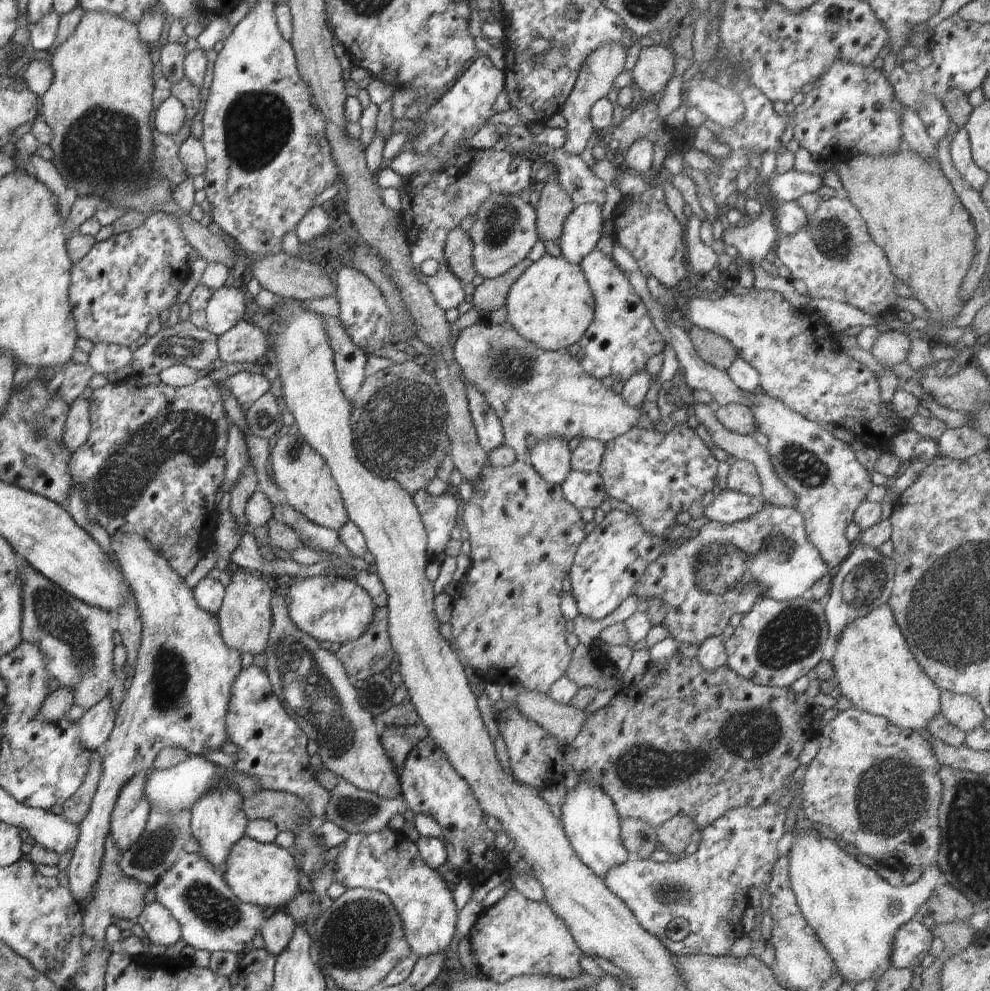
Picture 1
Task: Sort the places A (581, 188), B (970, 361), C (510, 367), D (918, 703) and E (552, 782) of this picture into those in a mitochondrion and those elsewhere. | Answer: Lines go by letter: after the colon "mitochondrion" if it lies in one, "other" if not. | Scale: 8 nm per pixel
A: other
B: other
C: mitochondrion
D: other
E: other

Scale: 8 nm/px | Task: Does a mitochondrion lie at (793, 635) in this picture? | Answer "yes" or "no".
yes

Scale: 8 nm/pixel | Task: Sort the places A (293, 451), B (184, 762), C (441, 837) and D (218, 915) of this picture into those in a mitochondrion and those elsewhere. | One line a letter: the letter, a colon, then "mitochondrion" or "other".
A: mitochondrion
B: other
C: other
D: mitochondrion

